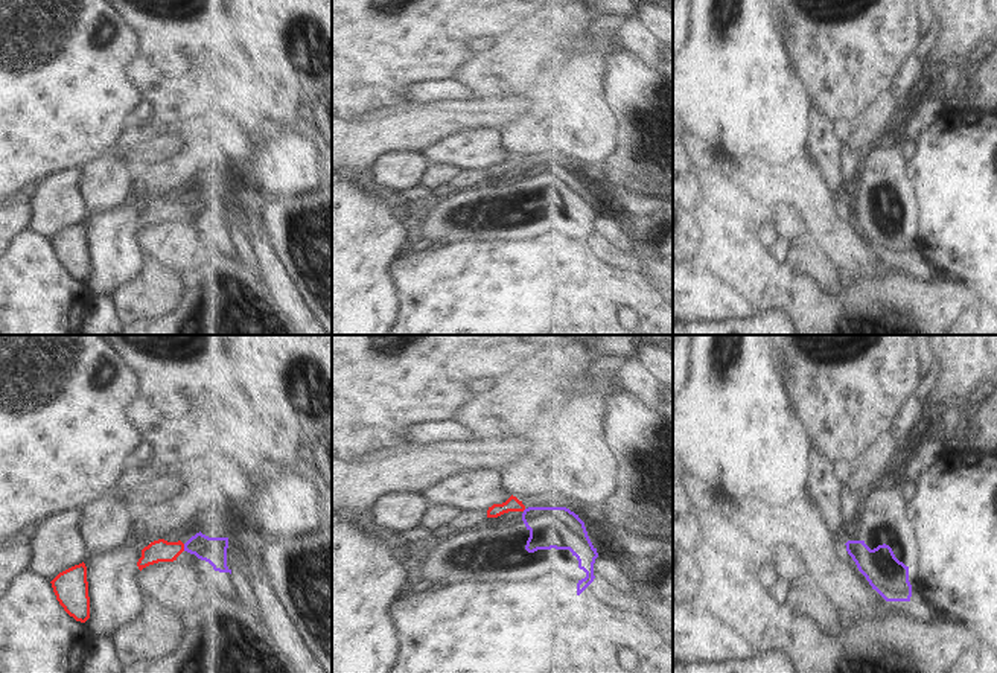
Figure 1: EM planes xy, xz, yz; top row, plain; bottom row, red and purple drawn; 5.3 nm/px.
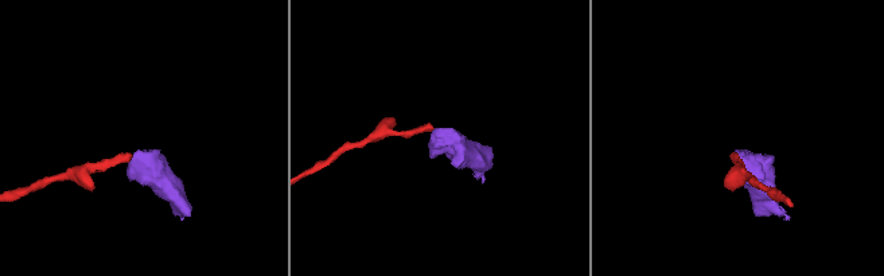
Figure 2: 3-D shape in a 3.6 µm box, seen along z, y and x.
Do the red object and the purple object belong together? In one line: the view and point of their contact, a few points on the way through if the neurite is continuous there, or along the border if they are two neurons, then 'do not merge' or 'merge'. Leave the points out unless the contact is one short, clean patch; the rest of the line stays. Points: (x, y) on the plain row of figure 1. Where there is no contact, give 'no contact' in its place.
meets red in xy at (183, 206); border along xy (183, 203), (184, 209); do not merge

